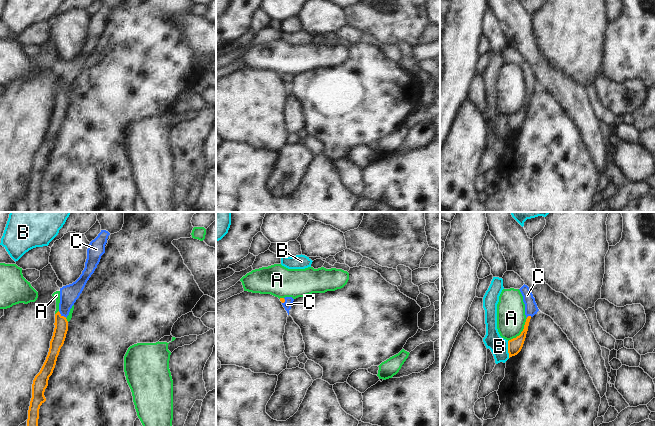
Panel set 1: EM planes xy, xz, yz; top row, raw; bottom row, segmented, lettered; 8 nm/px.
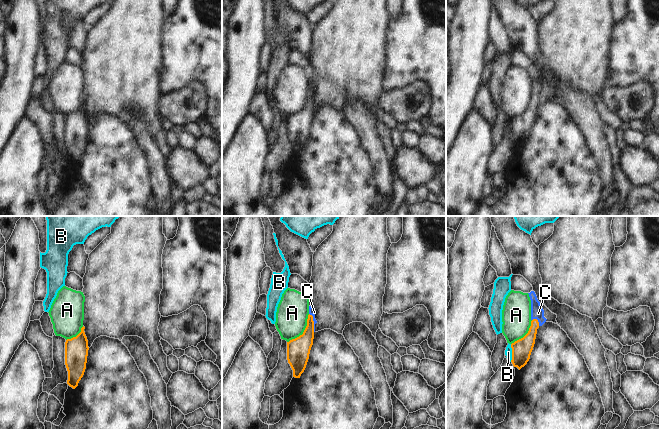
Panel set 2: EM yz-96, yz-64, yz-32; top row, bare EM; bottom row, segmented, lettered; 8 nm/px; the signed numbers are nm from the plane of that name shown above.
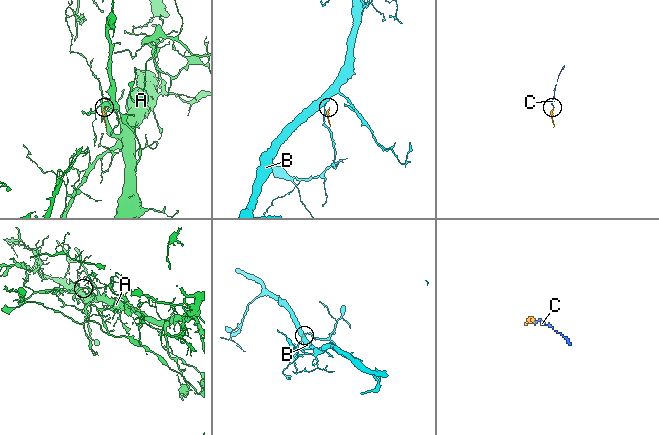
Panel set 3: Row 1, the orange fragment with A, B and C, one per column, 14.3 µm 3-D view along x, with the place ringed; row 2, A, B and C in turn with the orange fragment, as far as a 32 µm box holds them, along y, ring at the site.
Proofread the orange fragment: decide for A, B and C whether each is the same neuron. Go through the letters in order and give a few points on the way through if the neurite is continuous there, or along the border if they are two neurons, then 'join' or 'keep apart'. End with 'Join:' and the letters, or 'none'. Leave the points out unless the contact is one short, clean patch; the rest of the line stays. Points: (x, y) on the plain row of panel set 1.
A: along yz (527, 94), (523, 106), (508, 117) | keep apart
B: along yz (507, 117), (509, 133) | keep apart
C: across xy (61, 100), (62, 92), (70, 69) | join
Join: C

